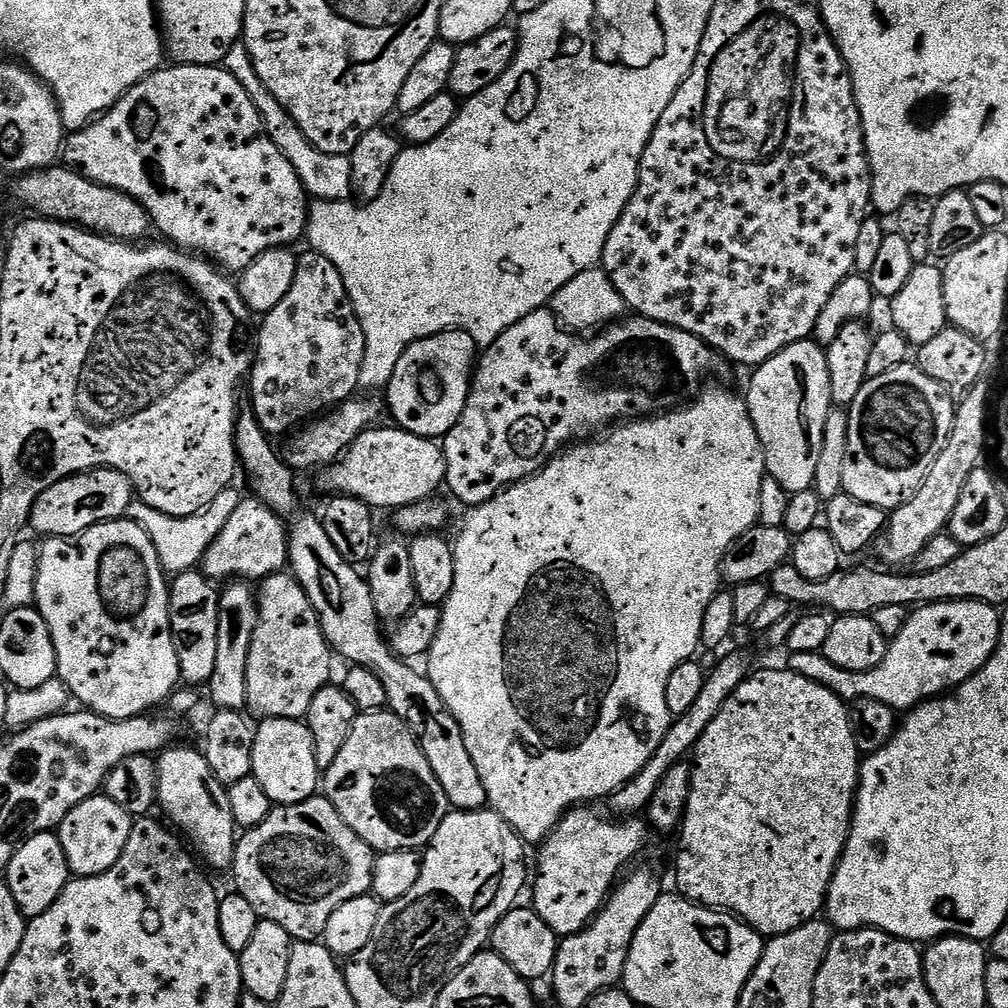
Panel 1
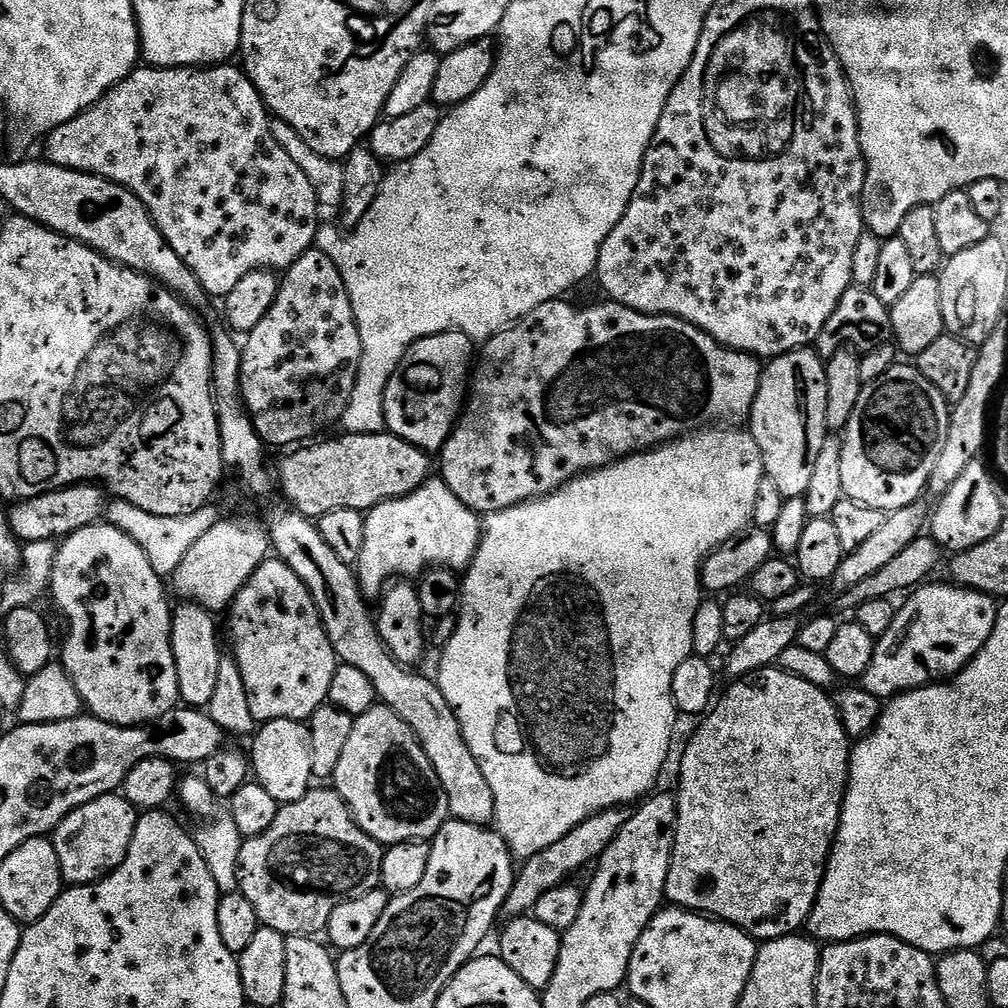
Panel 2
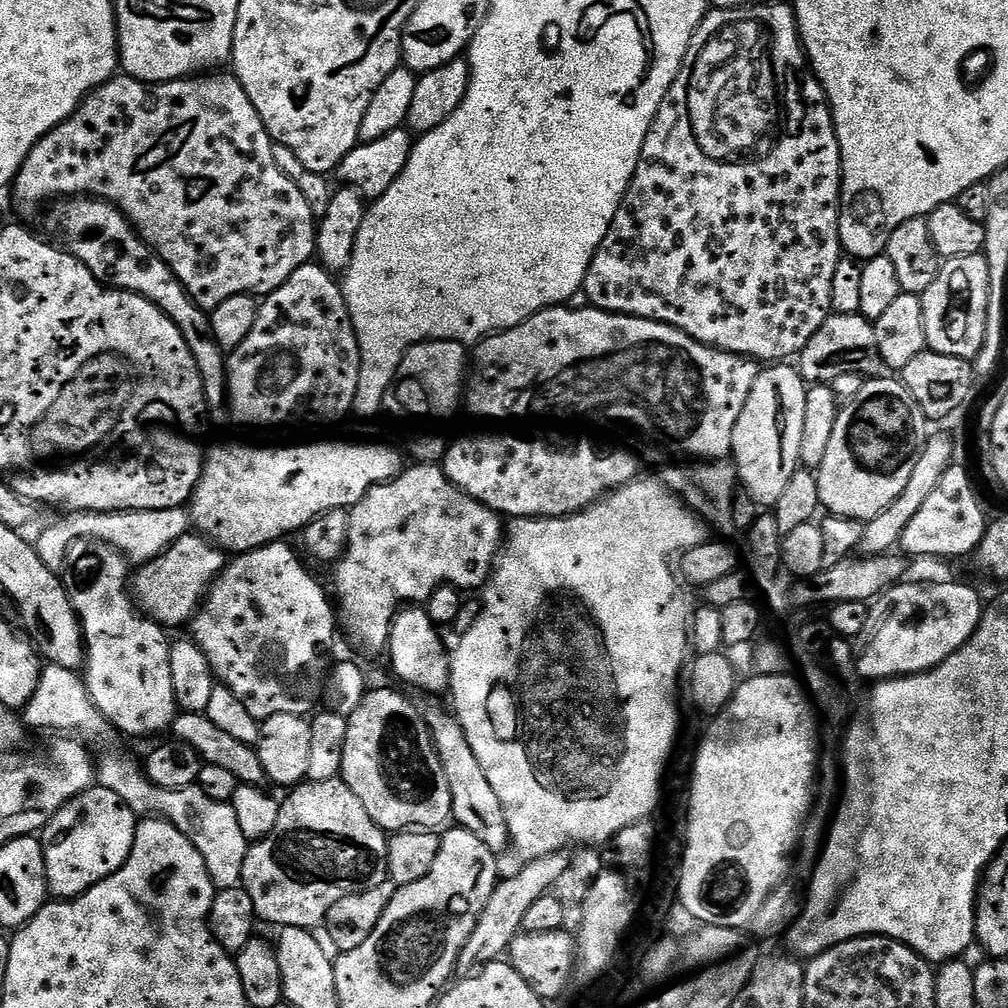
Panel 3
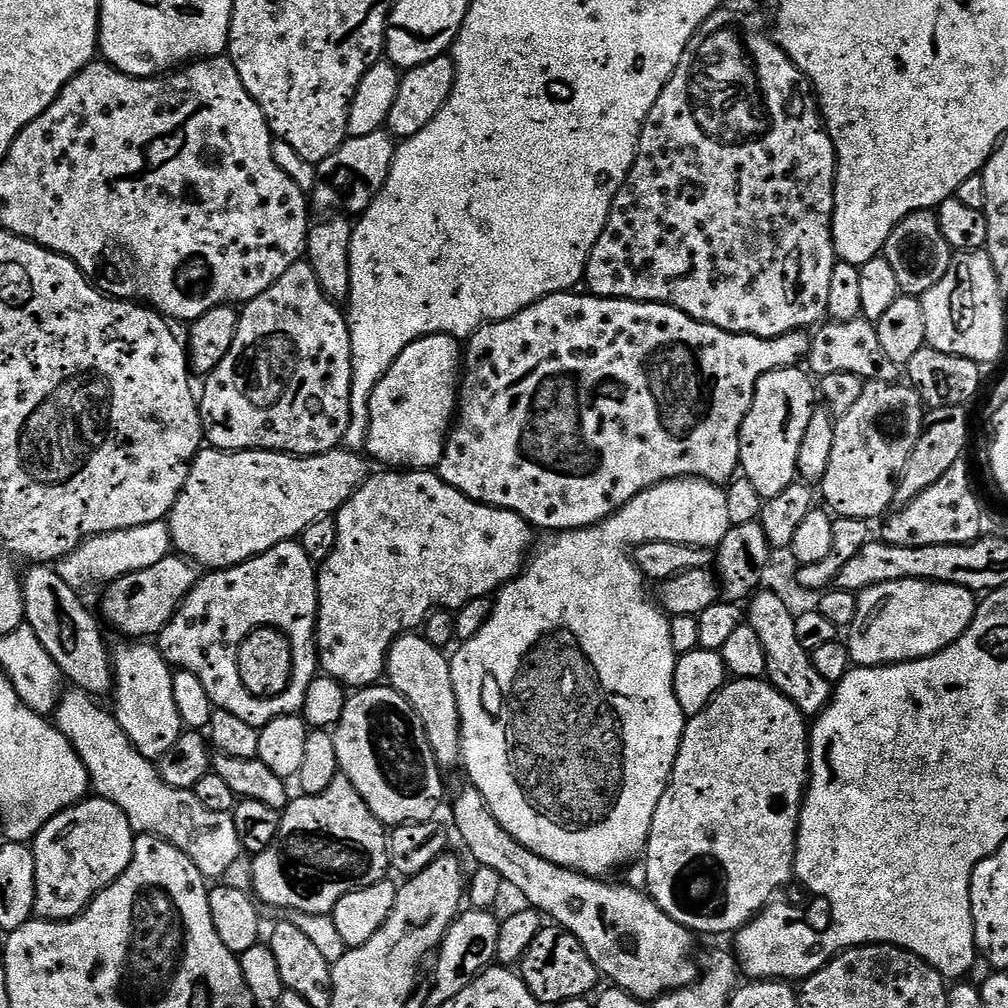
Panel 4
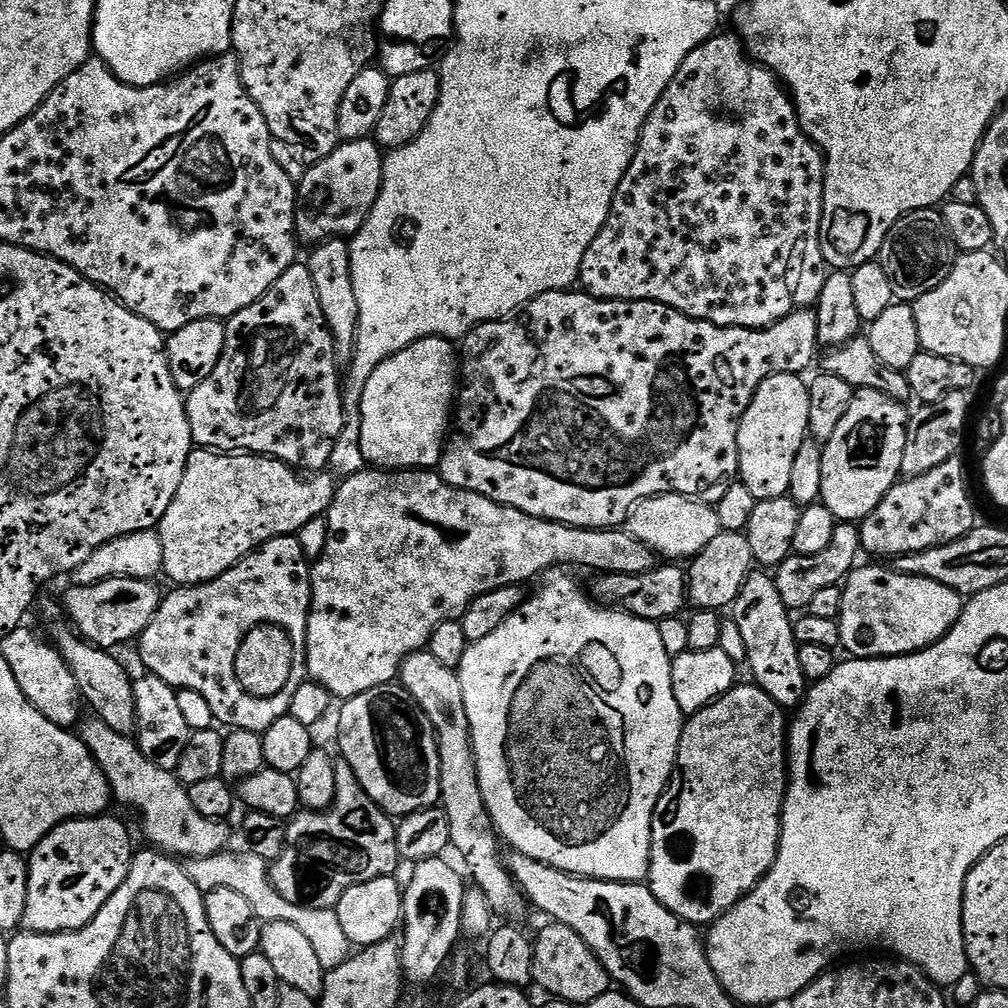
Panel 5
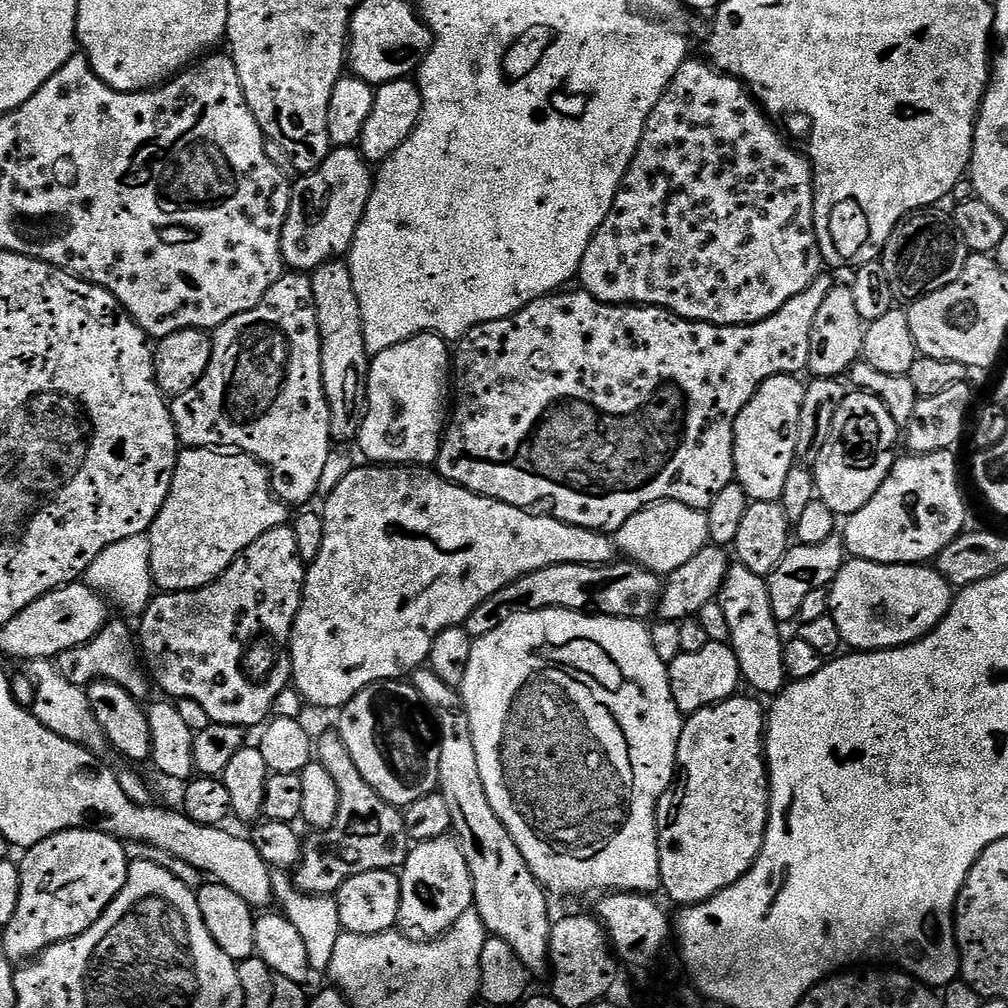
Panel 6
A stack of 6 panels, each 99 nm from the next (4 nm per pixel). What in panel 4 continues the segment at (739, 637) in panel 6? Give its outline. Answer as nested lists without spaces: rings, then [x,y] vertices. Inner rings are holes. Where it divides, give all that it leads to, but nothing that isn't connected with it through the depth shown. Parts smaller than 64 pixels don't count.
[[[760,590],[751,597],[746,608],[746,623],[752,627],[758,639],[762,642],[762,650],[765,651],[765,666],[767,668],[766,679],[774,685],[779,692],[786,694],[794,706],[805,718],[815,718],[820,711],[832,700],[834,685],[826,682],[818,670],[814,670],[814,662],[802,645],[798,642],[798,630],[796,629],[796,616],[788,609],[788,604],[776,592],[764,592]]]

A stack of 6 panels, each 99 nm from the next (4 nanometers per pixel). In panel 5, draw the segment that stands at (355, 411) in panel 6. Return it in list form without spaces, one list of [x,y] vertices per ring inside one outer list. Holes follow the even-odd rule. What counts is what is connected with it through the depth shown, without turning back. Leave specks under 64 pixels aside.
[[[344,238],[325,240],[323,244],[317,244],[306,257],[306,263],[310,270],[310,278],[314,278],[314,290],[318,290],[318,306],[322,306],[322,314],[328,323],[328,329],[336,343],[336,359],[340,362],[351,361],[352,353],[356,350],[356,331],[358,330],[358,298],[354,298],[354,278],[350,258],[352,249],[349,241]]]

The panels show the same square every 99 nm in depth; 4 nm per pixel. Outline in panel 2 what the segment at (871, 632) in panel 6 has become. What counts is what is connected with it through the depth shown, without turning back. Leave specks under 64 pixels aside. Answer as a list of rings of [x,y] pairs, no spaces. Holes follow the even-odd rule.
[[[952,582],[932,583],[925,583],[915,589],[907,597],[909,600],[897,607],[896,616],[890,622],[890,630],[886,630],[886,634],[876,640],[874,658],[870,658],[870,666],[866,666],[862,677],[862,687],[870,694],[891,698],[902,692],[909,692],[912,688],[924,688],[928,684],[943,682],[958,675],[975,658],[978,650],[986,646],[986,638],[990,638],[994,630],[997,601],[985,592],[961,588]]]

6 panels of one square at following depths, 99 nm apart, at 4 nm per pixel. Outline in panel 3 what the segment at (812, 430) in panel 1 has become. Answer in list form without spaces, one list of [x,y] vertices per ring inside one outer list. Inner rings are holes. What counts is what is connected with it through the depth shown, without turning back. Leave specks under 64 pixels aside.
[[[788,362],[773,364],[776,365],[765,372],[764,369],[757,371],[750,398],[746,398],[746,406],[738,418],[734,456],[740,459],[743,483],[745,480],[753,493],[769,492],[772,498],[778,498],[786,486],[790,486],[790,480],[804,460],[809,385],[799,367],[791,368]]]

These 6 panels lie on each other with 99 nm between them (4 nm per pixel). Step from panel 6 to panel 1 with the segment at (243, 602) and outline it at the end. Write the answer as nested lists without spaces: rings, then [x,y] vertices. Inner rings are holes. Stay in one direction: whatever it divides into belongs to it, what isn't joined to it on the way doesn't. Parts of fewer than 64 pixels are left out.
[[[276,572],[258,588],[260,614],[258,632],[250,646],[248,663],[248,707],[253,717],[273,720],[304,720],[318,690],[329,687],[334,653],[320,625],[318,614],[296,577]],[[292,699],[300,708],[292,705]]]

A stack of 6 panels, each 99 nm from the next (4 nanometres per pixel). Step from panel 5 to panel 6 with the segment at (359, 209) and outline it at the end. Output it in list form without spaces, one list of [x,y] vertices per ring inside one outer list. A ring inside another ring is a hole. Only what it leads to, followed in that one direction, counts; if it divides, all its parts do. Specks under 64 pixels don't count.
[[[333,147],[316,169],[305,172],[292,184],[292,197],[286,214],[286,222],[282,226],[282,258],[289,269],[301,274],[311,274],[327,260],[338,260],[347,257],[358,226],[364,217],[366,206],[370,202],[374,172],[367,160],[360,153],[359,147]]]

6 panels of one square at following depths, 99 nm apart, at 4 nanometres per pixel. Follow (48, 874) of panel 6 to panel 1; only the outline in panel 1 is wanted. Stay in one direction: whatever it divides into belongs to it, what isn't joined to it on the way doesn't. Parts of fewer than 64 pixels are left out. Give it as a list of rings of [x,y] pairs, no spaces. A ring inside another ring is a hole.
[[[97,794],[89,800],[83,800],[66,818],[60,823],[58,835],[62,842],[62,850],[66,850],[66,862],[69,873],[73,877],[77,876],[97,876],[118,858],[122,858],[122,850],[126,850],[126,842],[130,842],[130,830],[134,823],[134,817],[118,802],[114,802],[106,794]]]

